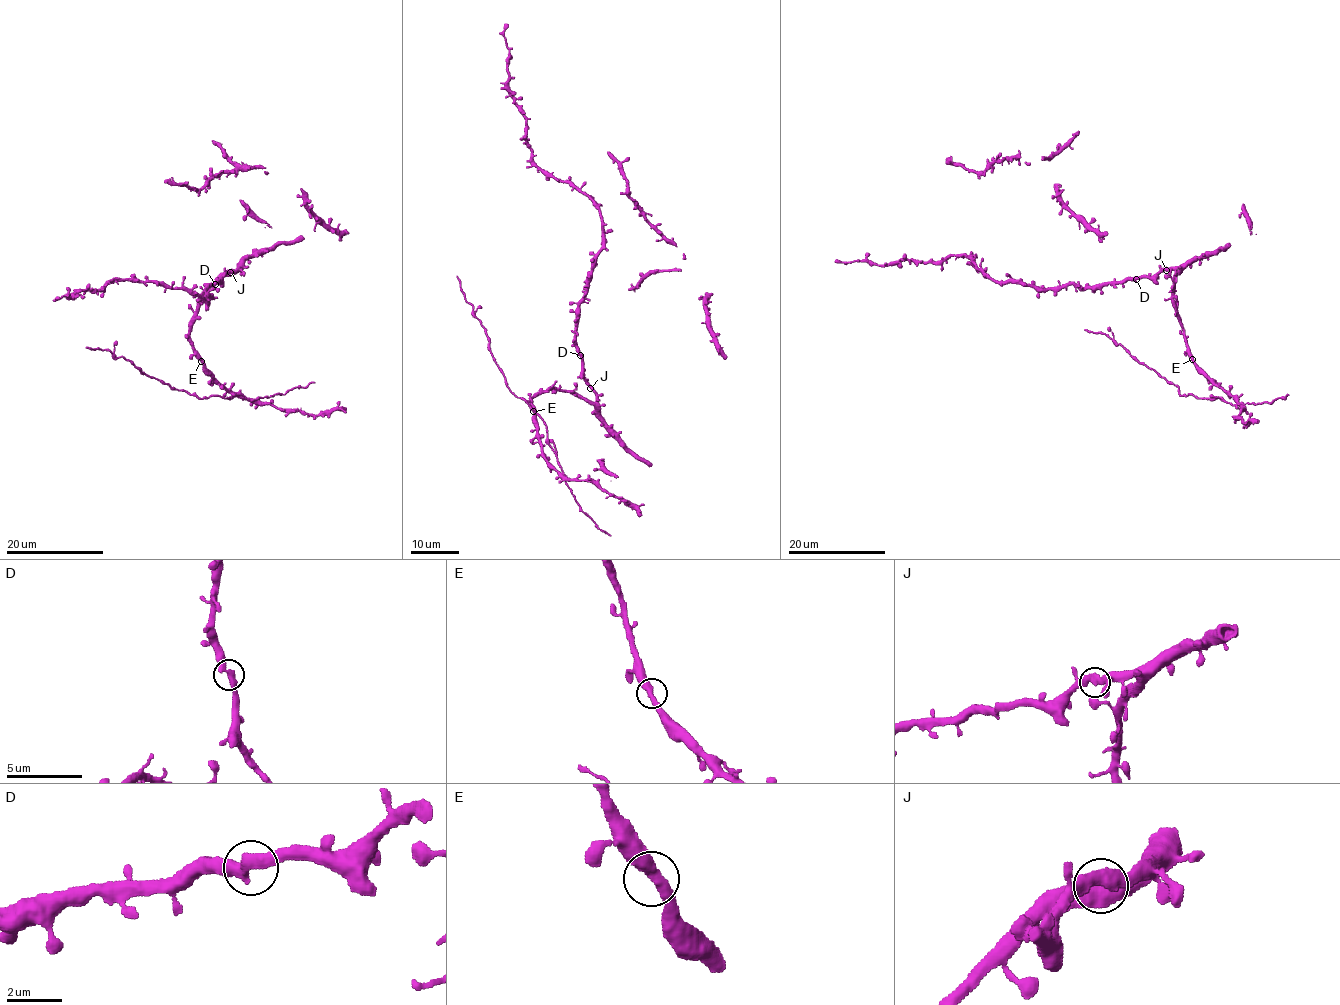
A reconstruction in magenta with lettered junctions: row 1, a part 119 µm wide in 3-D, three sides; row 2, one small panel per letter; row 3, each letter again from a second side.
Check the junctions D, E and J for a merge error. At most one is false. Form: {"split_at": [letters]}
{"split_at": []}

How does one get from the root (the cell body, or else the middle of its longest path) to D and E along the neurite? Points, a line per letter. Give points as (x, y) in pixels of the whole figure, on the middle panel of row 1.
D: (592, 386), (583, 375), (581, 355)
E: (592, 386), (595, 394), (594, 402), (552, 388), (530, 399), (533, 411)

